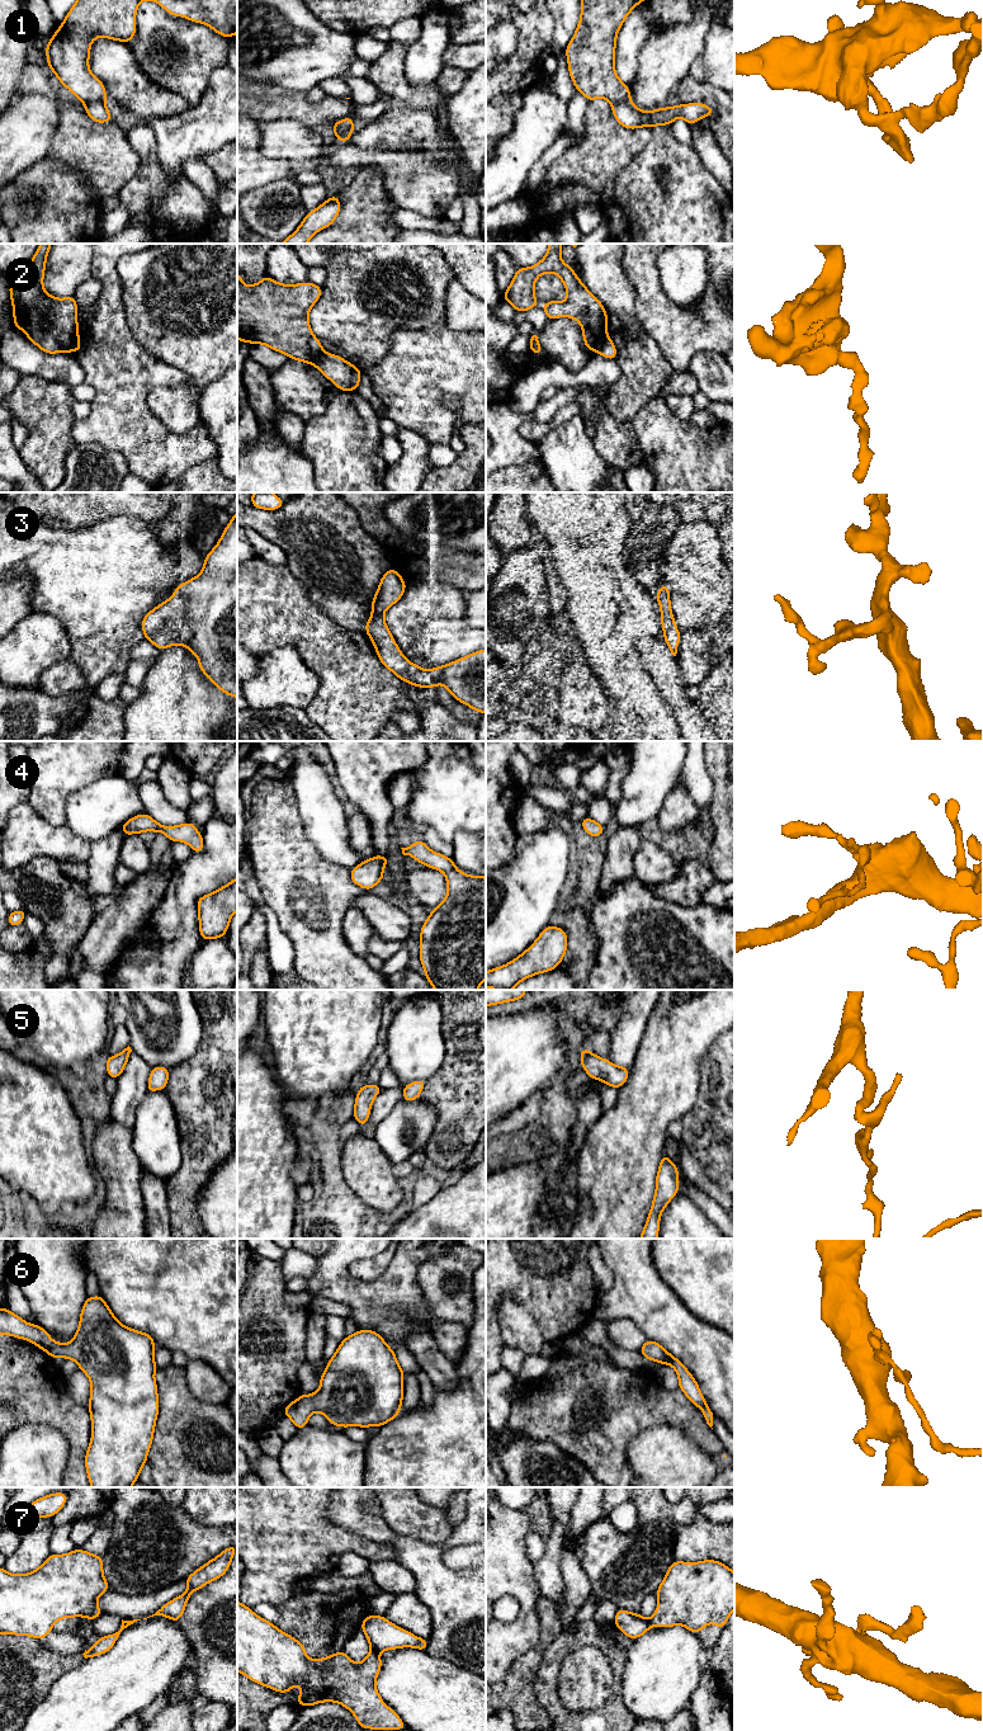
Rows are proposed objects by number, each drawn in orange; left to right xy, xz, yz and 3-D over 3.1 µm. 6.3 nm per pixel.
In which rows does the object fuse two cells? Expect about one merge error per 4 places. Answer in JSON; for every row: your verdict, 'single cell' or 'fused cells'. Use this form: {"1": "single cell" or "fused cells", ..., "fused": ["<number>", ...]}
{"1": "fused cells", "2": "fused cells", "3": "single cell", "4": "single cell", "5": "single cell", "6": "single cell", "7": "fused cells", "fused": ["1", "2", "7"]}

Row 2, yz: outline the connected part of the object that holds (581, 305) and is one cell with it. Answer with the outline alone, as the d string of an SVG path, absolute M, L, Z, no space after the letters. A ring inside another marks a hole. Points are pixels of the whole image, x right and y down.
M548 244L548 253L538 264L519 268L502 298L515 307L516 313L528 311L539 305L534 297L537 278L545 273L557 274L566 287L567 299L548 301L543 305L548 322L561 316L577 320L581 324L585 346L594 352L596 343L608 331L608 313L601 302L577 278L575 269L562 261L562 245Z

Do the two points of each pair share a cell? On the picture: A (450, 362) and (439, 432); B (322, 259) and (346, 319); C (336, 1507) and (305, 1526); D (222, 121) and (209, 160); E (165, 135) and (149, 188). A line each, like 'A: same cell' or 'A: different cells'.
A: same cell
B: different cells
C: different cells
D: different cells
E: different cells

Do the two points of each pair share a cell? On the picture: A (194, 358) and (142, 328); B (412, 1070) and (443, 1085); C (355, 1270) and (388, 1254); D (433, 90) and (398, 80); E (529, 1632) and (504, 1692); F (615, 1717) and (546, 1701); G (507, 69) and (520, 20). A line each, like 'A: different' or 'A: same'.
A: same
B: different
C: same
D: same
E: different
F: same
G: same

